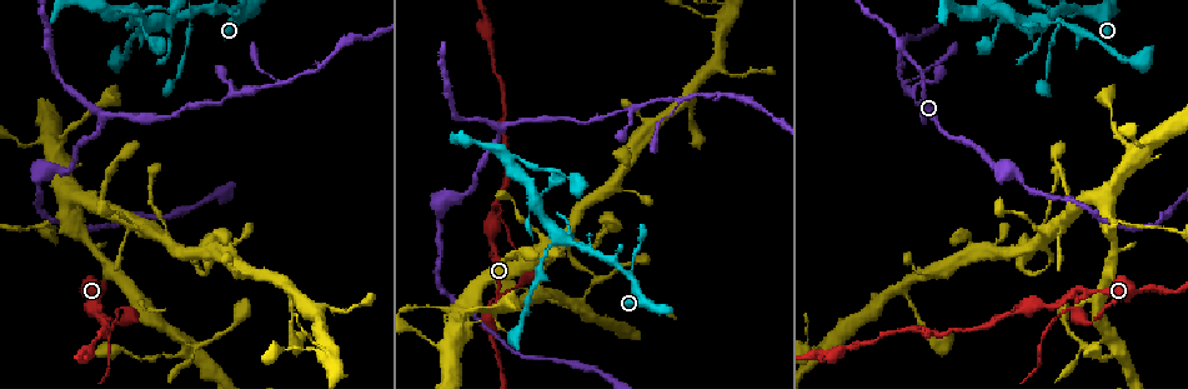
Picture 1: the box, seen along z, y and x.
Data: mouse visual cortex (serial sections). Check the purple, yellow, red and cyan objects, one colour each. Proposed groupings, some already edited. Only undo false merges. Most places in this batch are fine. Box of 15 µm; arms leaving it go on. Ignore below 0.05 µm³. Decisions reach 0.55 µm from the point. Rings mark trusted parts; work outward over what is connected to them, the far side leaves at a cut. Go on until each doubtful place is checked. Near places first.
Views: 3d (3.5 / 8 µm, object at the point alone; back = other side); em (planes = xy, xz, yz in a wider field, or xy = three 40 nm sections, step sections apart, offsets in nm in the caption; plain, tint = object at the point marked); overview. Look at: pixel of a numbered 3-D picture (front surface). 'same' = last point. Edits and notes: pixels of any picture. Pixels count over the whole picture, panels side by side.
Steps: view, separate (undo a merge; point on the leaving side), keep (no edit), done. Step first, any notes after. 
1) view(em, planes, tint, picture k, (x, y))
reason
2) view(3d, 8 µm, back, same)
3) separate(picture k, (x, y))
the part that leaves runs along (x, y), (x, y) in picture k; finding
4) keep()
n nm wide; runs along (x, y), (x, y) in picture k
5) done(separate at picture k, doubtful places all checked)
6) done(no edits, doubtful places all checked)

view(3d, 3.5 µm, picture 1, (107, 319))
narrows sharply

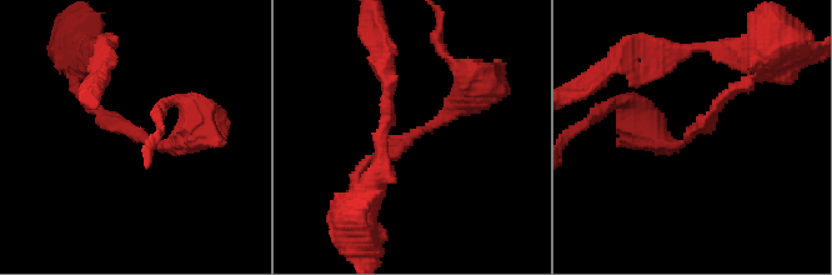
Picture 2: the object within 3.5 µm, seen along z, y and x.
view(em, planes, tint, picture 2, (416, 135))
arms of 150, 300 nm

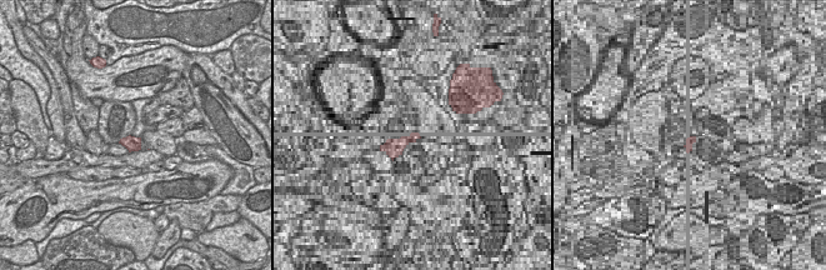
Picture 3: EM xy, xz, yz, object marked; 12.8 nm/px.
keep()
runs along (355, 175), (447, 115), (474, 89) in picture 2; continuous, no second cell

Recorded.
view(3d, 3.5 µm, picture 1, (1082, 348))
branch point

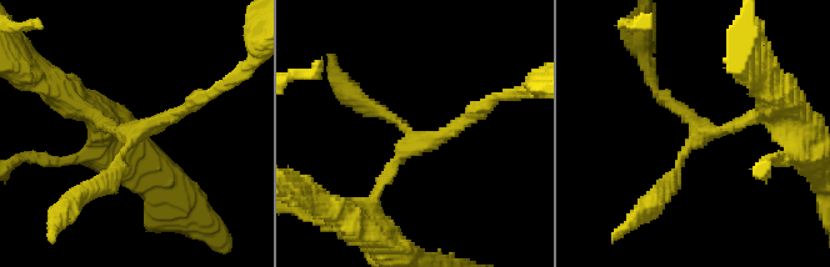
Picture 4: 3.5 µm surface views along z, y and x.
view(em, xy, step 5, tint, picture 4, (704, 133))
3 arms; arms of 150, 150, 200 nm; shape alone is not enough

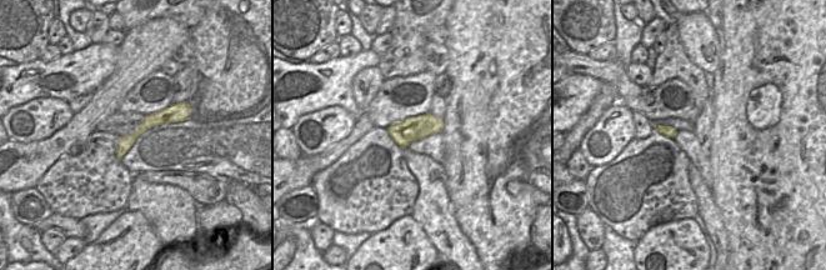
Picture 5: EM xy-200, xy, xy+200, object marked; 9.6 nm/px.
keep()
all the same cell

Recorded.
view(3d, 3.5 µm, picture 1, (592, 253))
thin arm on a thick one

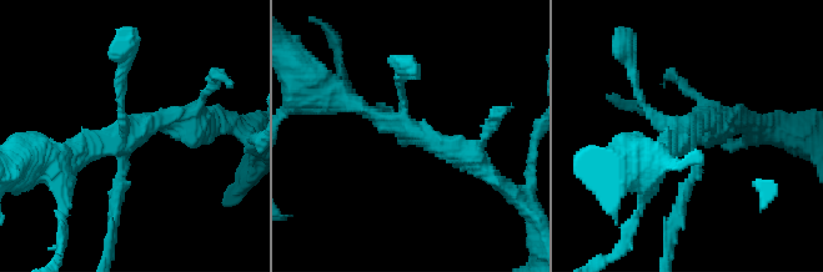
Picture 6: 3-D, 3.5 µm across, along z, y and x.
view(em, xy, step 3, tint, picture 6, (686, 138))
4 arms; arms of 100, 150, 200, 300 nm; now the EM

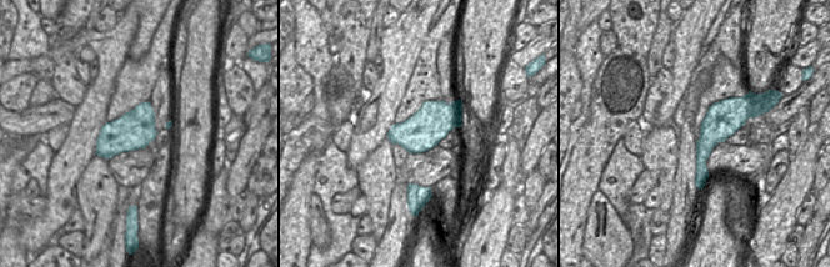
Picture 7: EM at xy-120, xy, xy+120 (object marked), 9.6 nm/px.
keep()
380 nm wide; runs along (475, 161), (332, 94) in picture 6; one cell here

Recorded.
view(3d, 3.5 µm, picture 1, (632, 108))
sharp bend

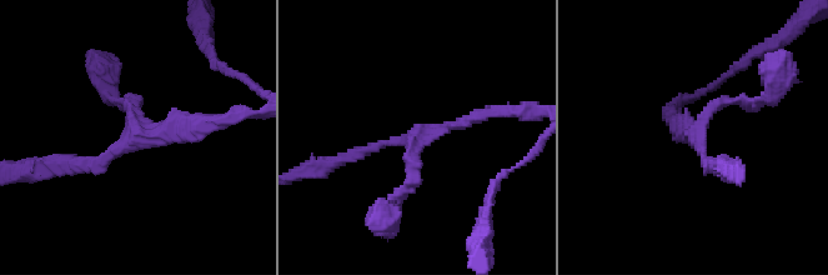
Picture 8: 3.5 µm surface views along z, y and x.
view(em, xy, step 5, tint, picture 8, (139, 133))
3 arms; arms of 150, 150, 200 nm; now the EM

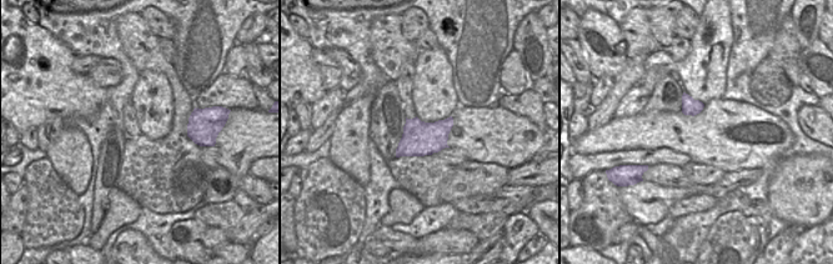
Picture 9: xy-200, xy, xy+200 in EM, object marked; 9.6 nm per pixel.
keep()
runs along (70, 165), (139, 134), (215, 119) in picture 8; continuous, no second cell

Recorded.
view(3d, 3.5 µm, picture 1, (678, 101))
side arm on a straight run

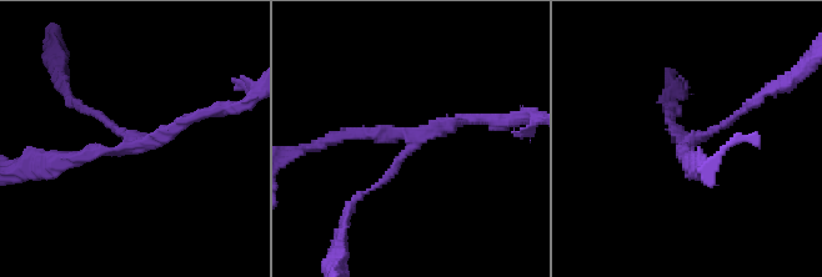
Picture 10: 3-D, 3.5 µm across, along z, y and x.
view(em, xy, step 3, plain, picture 10, (128, 143))
3 arms; arms of 100, 150, 150 nm; now the EM

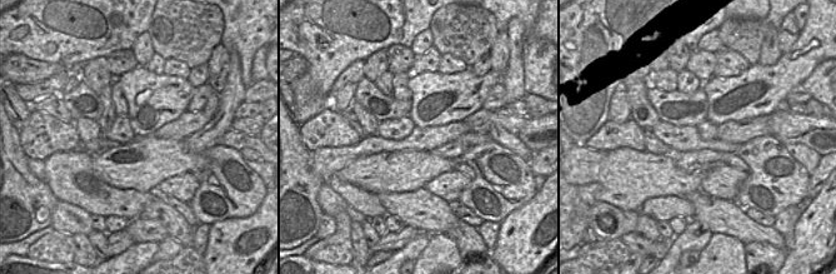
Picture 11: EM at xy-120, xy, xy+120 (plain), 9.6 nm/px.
view(em, xy, step 3, tint, same)

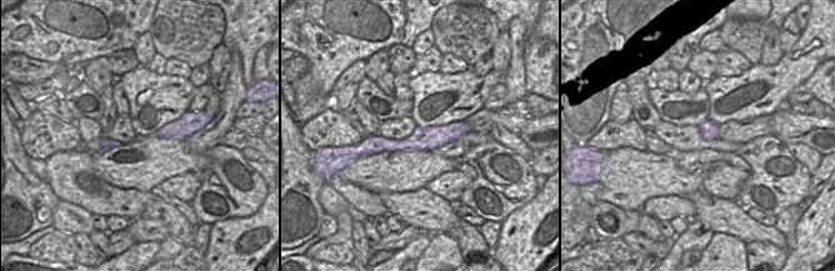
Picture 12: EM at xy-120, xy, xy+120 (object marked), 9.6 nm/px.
keep()
runs along (51, 160), (155, 141), (201, 114) in picture 10; one cell here

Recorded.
view(3d, 3.5 µm, picture 1, (1043, 19))

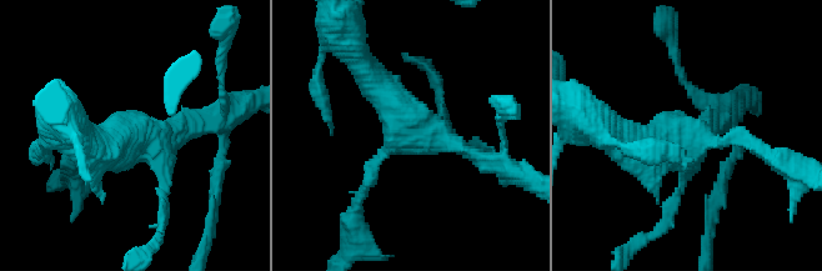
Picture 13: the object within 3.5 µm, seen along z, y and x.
keep()
all the same cell

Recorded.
done(no edits, doubtful places all checked)

